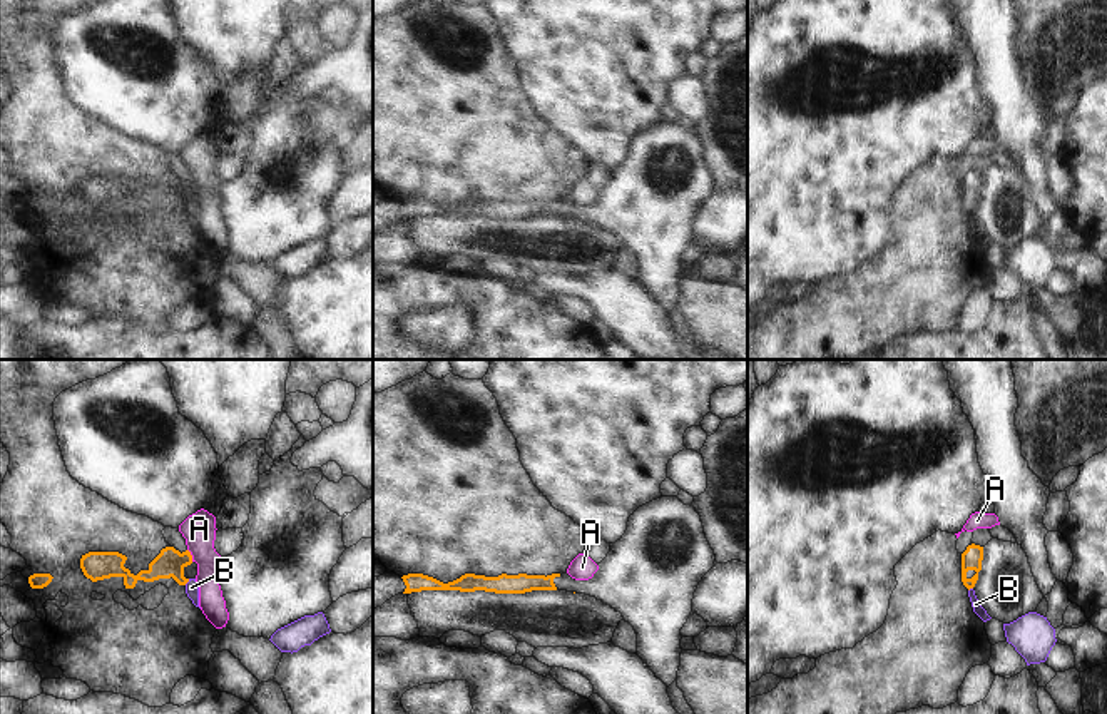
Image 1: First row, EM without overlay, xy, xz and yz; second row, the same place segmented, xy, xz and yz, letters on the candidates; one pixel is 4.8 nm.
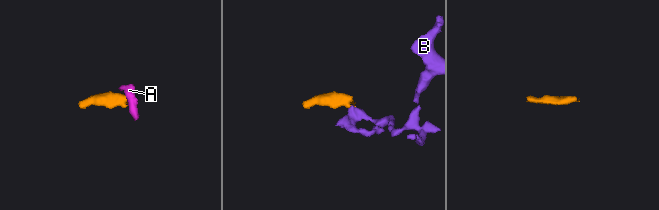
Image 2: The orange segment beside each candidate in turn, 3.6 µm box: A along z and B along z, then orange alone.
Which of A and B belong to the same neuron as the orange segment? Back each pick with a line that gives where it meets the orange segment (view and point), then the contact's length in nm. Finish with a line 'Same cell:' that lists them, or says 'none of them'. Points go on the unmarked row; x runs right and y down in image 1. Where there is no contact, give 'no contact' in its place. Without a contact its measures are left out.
B: xy (186, 208) | 40 nm
Same cell: B

